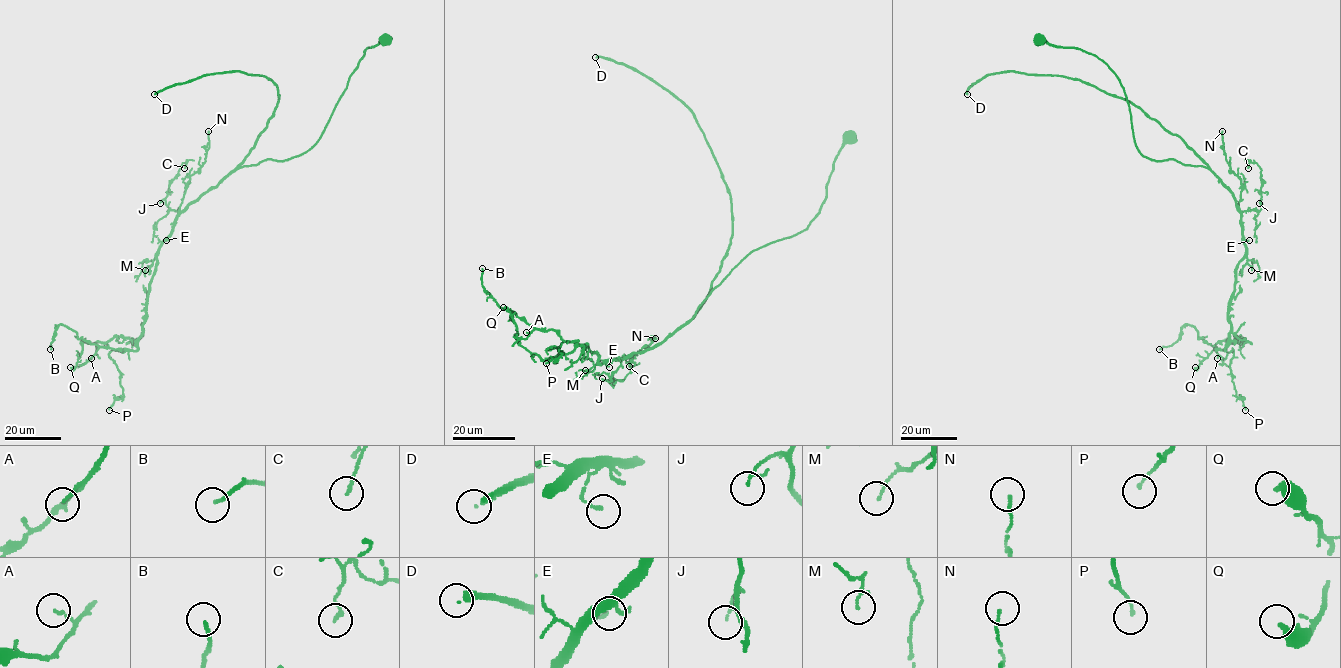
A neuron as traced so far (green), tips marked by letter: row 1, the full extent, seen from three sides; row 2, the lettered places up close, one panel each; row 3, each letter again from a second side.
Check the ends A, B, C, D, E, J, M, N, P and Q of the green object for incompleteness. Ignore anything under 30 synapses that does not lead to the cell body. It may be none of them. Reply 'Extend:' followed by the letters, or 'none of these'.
Extend: D

